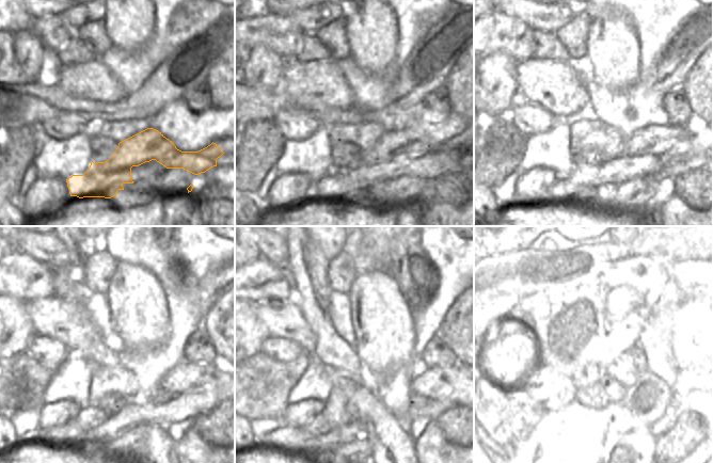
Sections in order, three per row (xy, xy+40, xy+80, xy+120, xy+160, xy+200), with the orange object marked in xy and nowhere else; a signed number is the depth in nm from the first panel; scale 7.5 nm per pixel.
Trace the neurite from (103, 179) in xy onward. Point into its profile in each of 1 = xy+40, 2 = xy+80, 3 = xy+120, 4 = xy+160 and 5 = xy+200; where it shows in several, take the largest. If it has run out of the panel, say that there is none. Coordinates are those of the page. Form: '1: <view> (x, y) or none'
1: xy+40 (398, 153)
2: xy+80 (660, 152)
3: xy+120 (187, 390)
4: xy+160 (431, 386)
5: xy+200 (682, 382)

